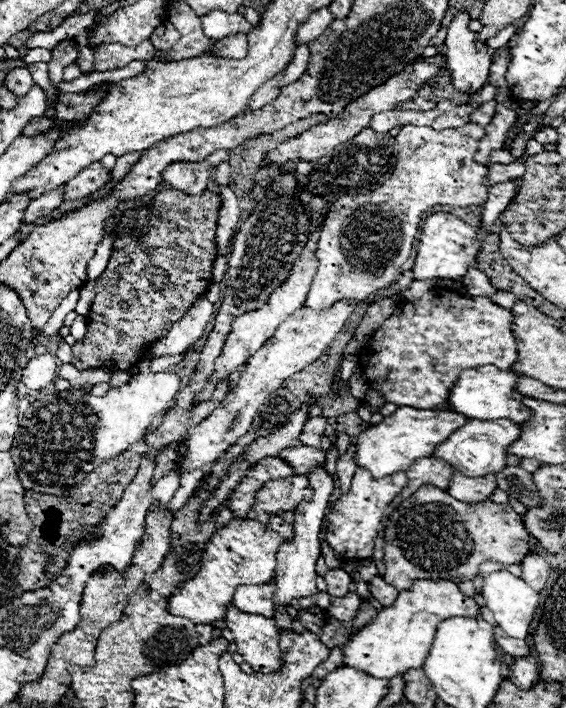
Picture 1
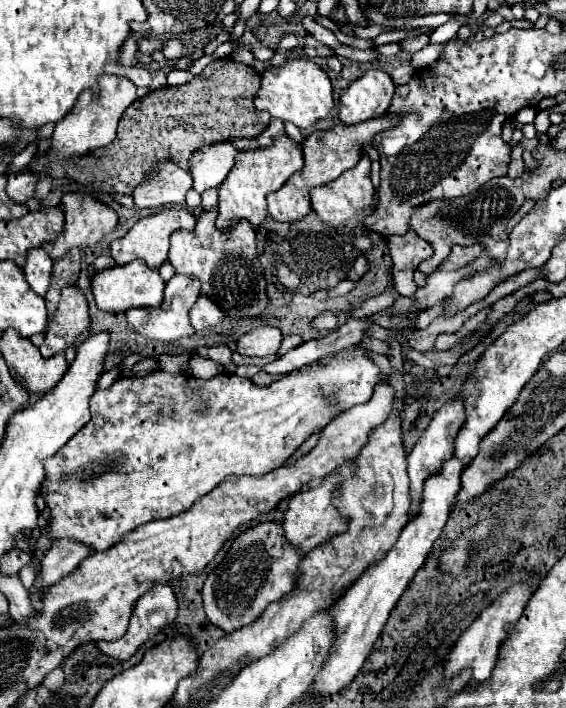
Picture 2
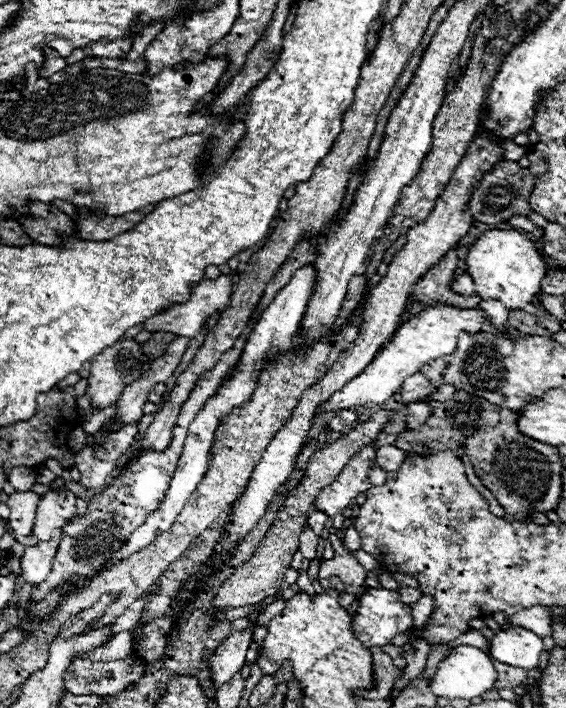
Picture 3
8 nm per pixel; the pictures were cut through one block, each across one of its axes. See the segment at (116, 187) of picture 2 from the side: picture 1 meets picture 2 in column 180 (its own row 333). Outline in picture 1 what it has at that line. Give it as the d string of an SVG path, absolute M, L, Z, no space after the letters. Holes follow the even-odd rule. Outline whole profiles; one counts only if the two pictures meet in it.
M162 188L160 192L154 194L154 198L142 206L142 208L132 208L132 210L118 210L116 216L112 216L108 222L106 222L106 234L116 234L114 242L112 242L112 256L108 260L108 266L106 270L102 272L102 276L96 280L96 296L94 296L94 302L92 302L92 308L86 316L86 322L88 322L88 330L86 330L86 336L82 340L78 340L74 346L72 346L72 362L78 370L88 370L88 368L104 368L108 372L116 372L116 370L130 370L132 366L136 366L144 354L146 354L146 346L150 346L152 342L156 342L158 338L166 336L170 332L170 328L184 316L184 312L192 306L192 302L206 294L206 288L212 284L212 264L218 256L218 250L216 250L216 240L214 240L214 232L216 232L216 220L218 220L218 210L220 210L220 196L216 192L202 192L200 196L190 196L190 194L184 194L180 190L174 190L174 188Z

